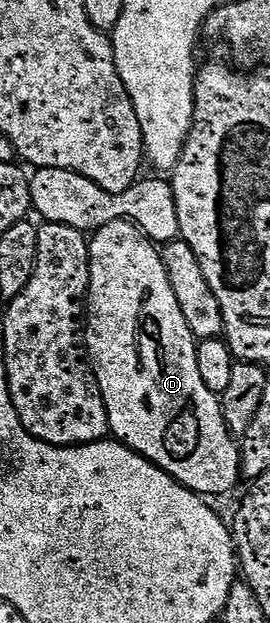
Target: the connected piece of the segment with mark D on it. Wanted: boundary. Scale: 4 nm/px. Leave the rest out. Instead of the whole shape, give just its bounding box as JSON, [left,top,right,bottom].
[84,220,242,496]

